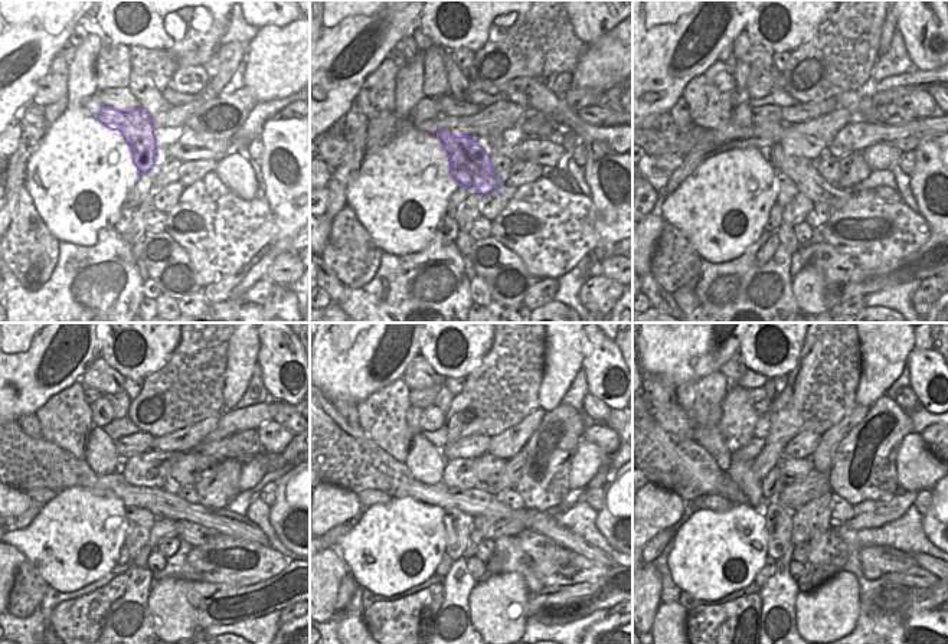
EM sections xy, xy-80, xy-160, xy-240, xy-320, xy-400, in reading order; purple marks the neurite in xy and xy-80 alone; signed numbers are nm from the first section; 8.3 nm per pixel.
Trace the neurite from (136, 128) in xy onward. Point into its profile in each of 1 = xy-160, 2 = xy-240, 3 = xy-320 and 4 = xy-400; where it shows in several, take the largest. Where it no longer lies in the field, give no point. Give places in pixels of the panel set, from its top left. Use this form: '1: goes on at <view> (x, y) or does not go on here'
1: goes on at xy-160 (800, 172)
2: goes on at xy-240 (193, 533)
3: goes on at xy-320 (535, 545)
4: goes on at xy-400 (875, 561)

